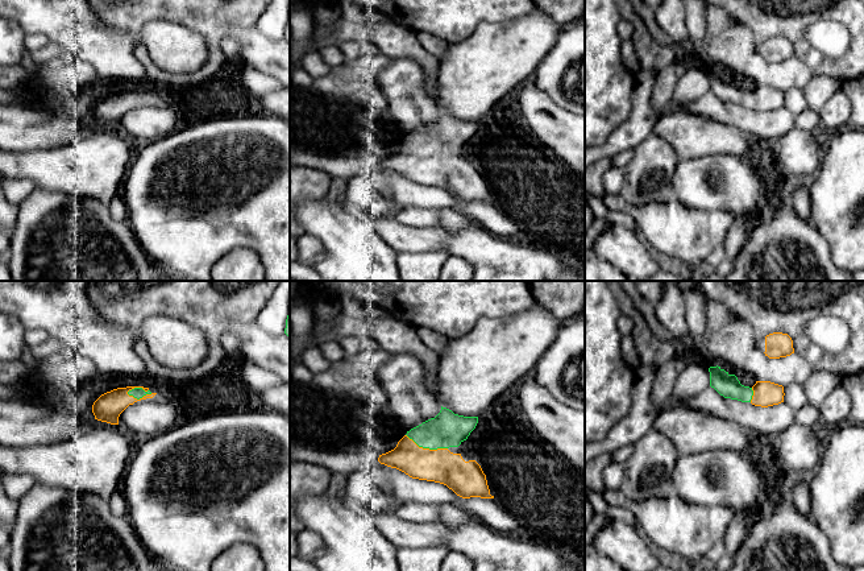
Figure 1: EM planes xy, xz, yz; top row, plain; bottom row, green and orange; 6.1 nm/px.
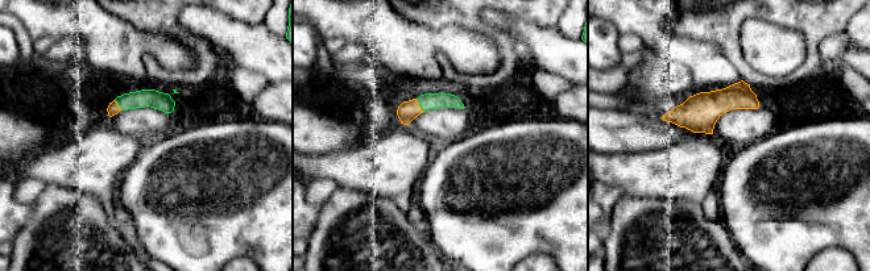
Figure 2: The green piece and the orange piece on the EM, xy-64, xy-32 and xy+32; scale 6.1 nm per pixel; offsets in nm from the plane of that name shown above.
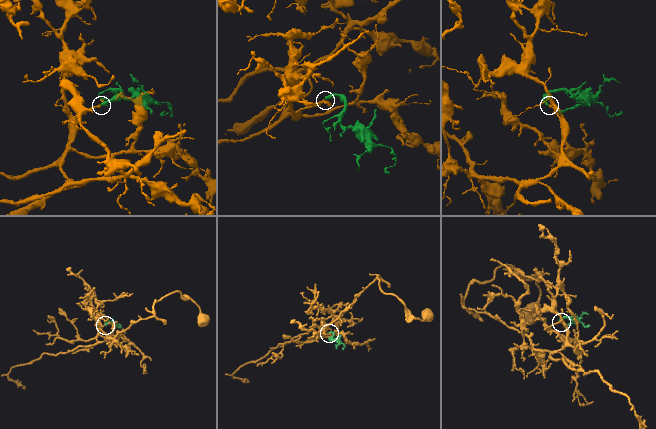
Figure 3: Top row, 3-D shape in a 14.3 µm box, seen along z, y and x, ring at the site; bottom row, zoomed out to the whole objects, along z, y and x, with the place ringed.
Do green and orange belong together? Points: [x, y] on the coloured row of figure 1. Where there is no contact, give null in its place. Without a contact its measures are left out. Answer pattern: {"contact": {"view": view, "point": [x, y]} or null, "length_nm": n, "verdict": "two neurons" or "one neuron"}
{"contact": {"view": "xy", "point": [140, 388]}, "length_nm": 160, "verdict": "one neuron"}

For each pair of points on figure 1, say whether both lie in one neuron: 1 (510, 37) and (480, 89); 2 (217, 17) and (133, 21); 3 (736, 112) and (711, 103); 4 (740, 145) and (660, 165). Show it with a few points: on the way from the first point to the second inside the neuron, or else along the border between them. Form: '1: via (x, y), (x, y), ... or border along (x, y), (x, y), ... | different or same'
1: via (505, 50), (480, 75) | same
2: via (196, 13), (154, 13) | same
3: via (730, 112), (718, 110) | same
4: border along (656, 135), (663, 137), (678, 157) | different

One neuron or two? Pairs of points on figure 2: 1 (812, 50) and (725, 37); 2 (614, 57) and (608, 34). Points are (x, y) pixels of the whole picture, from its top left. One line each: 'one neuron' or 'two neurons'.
1: one neuron
2: one neuron

